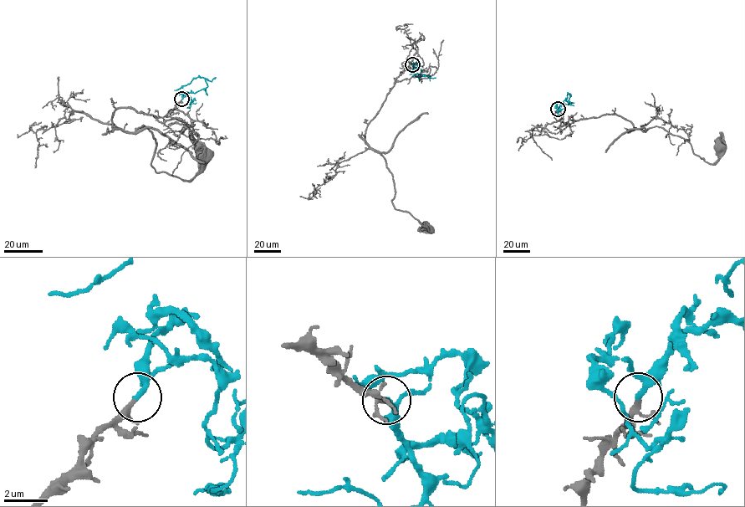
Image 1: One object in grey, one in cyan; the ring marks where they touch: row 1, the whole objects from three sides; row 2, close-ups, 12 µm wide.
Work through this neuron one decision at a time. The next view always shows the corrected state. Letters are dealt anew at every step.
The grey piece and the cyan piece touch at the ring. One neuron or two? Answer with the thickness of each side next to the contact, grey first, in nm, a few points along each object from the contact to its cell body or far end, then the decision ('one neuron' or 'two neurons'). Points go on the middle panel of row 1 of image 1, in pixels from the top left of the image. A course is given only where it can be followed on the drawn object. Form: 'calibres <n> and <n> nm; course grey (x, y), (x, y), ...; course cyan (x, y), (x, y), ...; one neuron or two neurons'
calibres 190 and 280 nm; course grey (412, 64), (401, 64), (406, 68), (368, 125), (364, 141), (383, 156), (392, 176), (395, 208), (428, 228); course cyan (412, 64), (415, 76), (430, 76), (407, 70); one neuron

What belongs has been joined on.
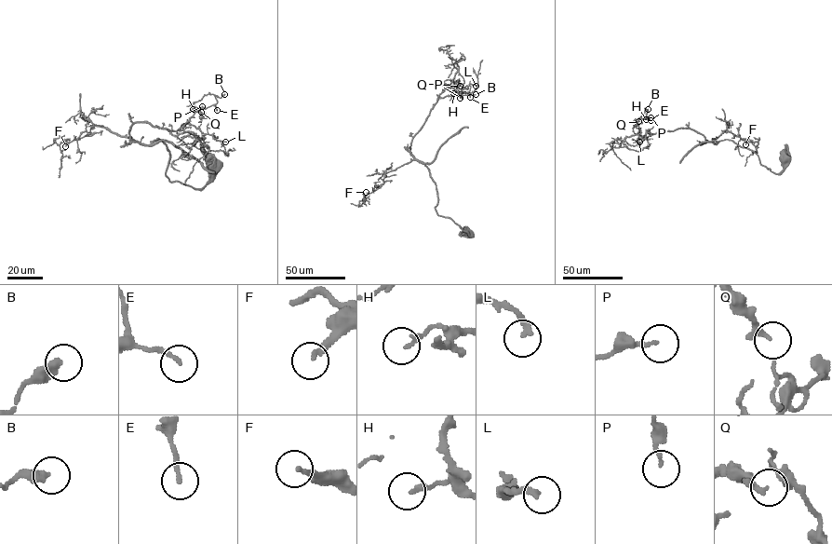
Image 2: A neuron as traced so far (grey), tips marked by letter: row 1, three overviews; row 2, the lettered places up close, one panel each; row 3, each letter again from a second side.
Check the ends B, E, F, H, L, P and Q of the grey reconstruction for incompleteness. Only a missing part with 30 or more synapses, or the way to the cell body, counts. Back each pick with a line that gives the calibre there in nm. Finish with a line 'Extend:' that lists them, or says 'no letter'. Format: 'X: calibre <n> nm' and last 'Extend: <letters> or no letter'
F: calibre 200 nm
L: calibre 220 nm
Extend: F, L

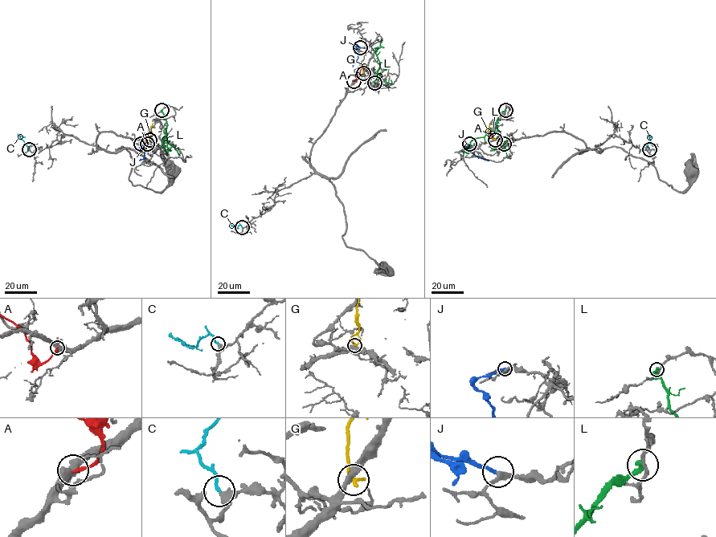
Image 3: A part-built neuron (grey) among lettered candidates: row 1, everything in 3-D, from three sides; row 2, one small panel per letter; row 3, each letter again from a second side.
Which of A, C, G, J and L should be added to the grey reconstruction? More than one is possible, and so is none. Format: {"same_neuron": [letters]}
{"same_neuron": ["C"]}

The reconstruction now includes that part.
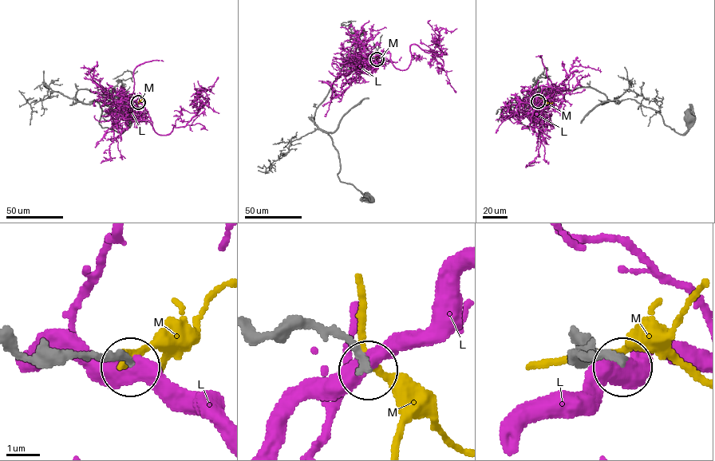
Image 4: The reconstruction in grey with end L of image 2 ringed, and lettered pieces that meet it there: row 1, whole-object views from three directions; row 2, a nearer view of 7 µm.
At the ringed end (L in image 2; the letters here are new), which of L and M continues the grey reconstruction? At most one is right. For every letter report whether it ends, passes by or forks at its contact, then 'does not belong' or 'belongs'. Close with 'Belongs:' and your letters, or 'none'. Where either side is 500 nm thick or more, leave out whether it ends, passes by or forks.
L: does not belong
M: it passes by | does not belong
Belongs: none

